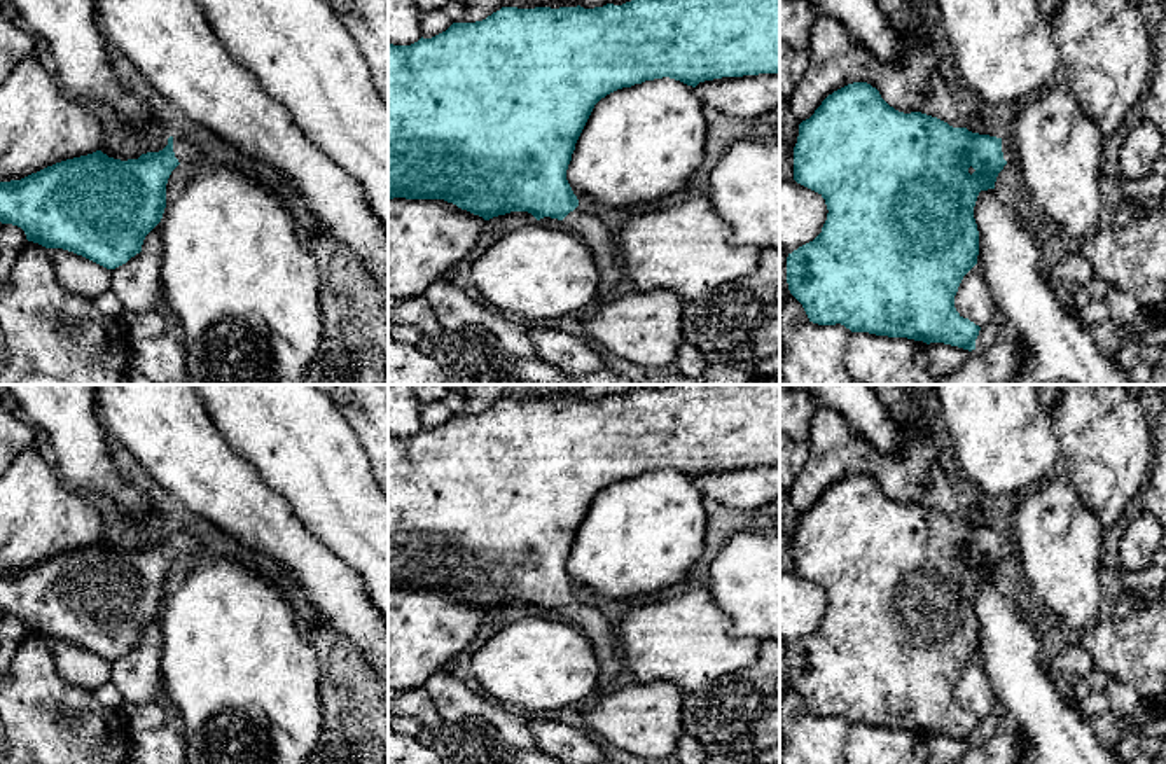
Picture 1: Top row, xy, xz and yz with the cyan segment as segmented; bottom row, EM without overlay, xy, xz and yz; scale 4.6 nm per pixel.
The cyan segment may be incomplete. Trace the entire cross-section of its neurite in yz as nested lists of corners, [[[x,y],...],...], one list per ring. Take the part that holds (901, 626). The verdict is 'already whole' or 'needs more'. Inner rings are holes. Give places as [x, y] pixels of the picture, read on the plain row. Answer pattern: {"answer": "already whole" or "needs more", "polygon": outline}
{"answer": "needs more", "polygon": [[[867,474],[848,476],[829,486],[815,505],[799,516],[799,528],[794,538],[794,572],[818,584],[827,596],[827,612],[822,624],[809,635],[799,638],[787,649],[787,675],[790,685],[802,696],[809,713],[818,717],[841,715],[851,724],[869,724],[888,729],[907,729],[914,733],[944,734],[963,741],[975,741],[981,719],[963,710],[954,699],[954,687],[963,668],[977,656],[979,622],[974,610],[974,598],[981,582],[995,580],[1003,558],[1016,551],[1010,533],[989,526],[972,524],[967,519],[953,519],[947,514],[921,505],[904,505],[890,498],[876,479]]]}

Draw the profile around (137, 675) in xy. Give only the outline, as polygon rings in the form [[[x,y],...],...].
[[[136,645],[126,656],[110,661],[110,682],[122,694],[124,703],[145,705],[164,703],[161,649],[152,645]]]

